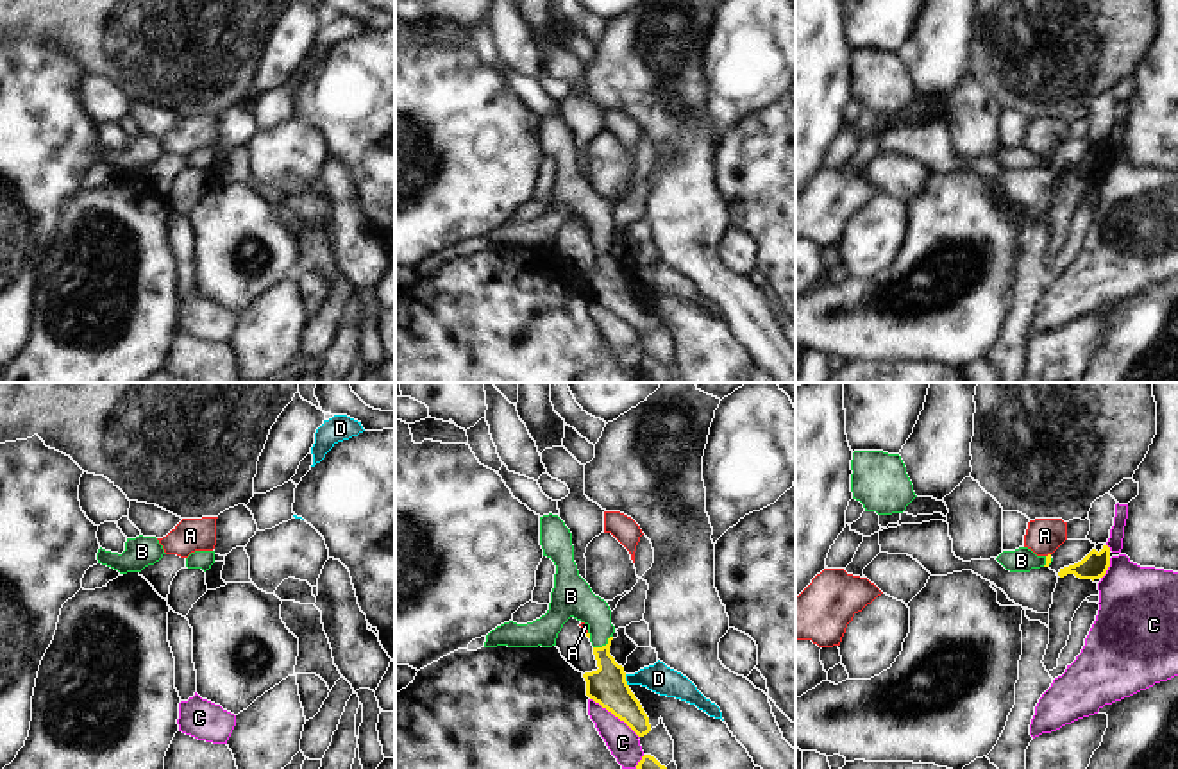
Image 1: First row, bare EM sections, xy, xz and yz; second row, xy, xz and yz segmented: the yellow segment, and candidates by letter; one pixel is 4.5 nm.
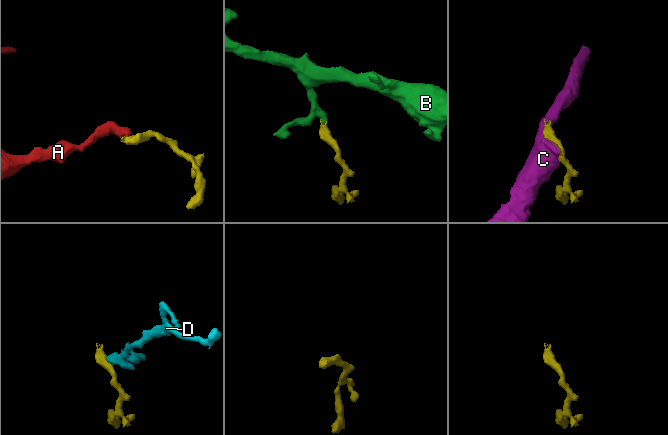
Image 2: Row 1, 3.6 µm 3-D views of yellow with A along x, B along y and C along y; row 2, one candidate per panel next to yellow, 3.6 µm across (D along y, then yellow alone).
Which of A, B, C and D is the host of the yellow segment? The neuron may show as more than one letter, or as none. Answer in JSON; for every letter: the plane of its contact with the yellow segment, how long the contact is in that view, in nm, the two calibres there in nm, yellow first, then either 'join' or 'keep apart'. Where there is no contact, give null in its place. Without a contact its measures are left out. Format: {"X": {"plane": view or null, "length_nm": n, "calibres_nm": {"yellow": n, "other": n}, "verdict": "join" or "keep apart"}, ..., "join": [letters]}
{"A": {"plane": "yz", "length_nm": 30, "calibres_nm": {"yellow": 30, "other": 160}, "verdict": "keep apart"}, "B": {"plane": "xz", "length_nm": 110, "calibres_nm": {"yellow": 170, "other": 160}, "verdict": "join"}, "C": {"plane": "xz", "length_nm": 280, "calibres_nm": {"yellow": 170, "other": 140}, "verdict": "keep apart"}, "D": {"plane": "xz", "length_nm": 60, "calibres_nm": {"yellow": 170, "other": 130}, "verdict": "keep apart"}, "join": ["B"]}

